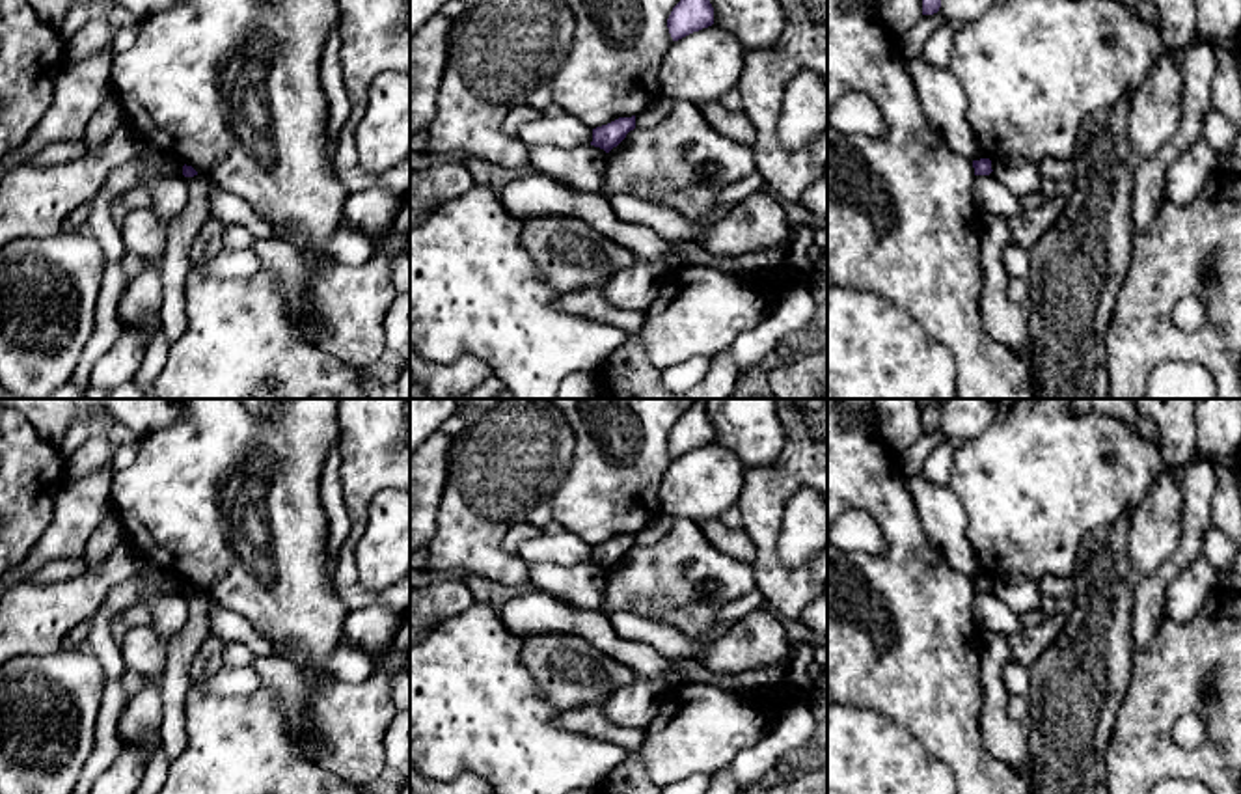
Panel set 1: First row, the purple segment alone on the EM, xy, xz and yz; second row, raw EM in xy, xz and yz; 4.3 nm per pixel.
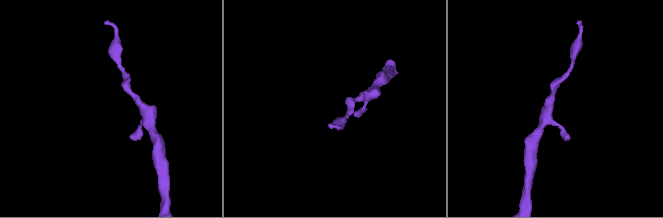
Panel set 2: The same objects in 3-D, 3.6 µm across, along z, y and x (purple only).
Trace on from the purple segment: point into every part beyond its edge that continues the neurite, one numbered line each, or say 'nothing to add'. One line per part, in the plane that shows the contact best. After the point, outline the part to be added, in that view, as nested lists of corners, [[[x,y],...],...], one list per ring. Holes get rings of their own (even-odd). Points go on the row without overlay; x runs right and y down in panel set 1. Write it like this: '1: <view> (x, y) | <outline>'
nothing to add

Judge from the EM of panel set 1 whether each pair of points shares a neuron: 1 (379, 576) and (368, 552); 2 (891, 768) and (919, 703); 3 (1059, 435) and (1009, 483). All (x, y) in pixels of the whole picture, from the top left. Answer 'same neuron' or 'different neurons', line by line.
1: same neuron
2: different neurons
3: same neuron

